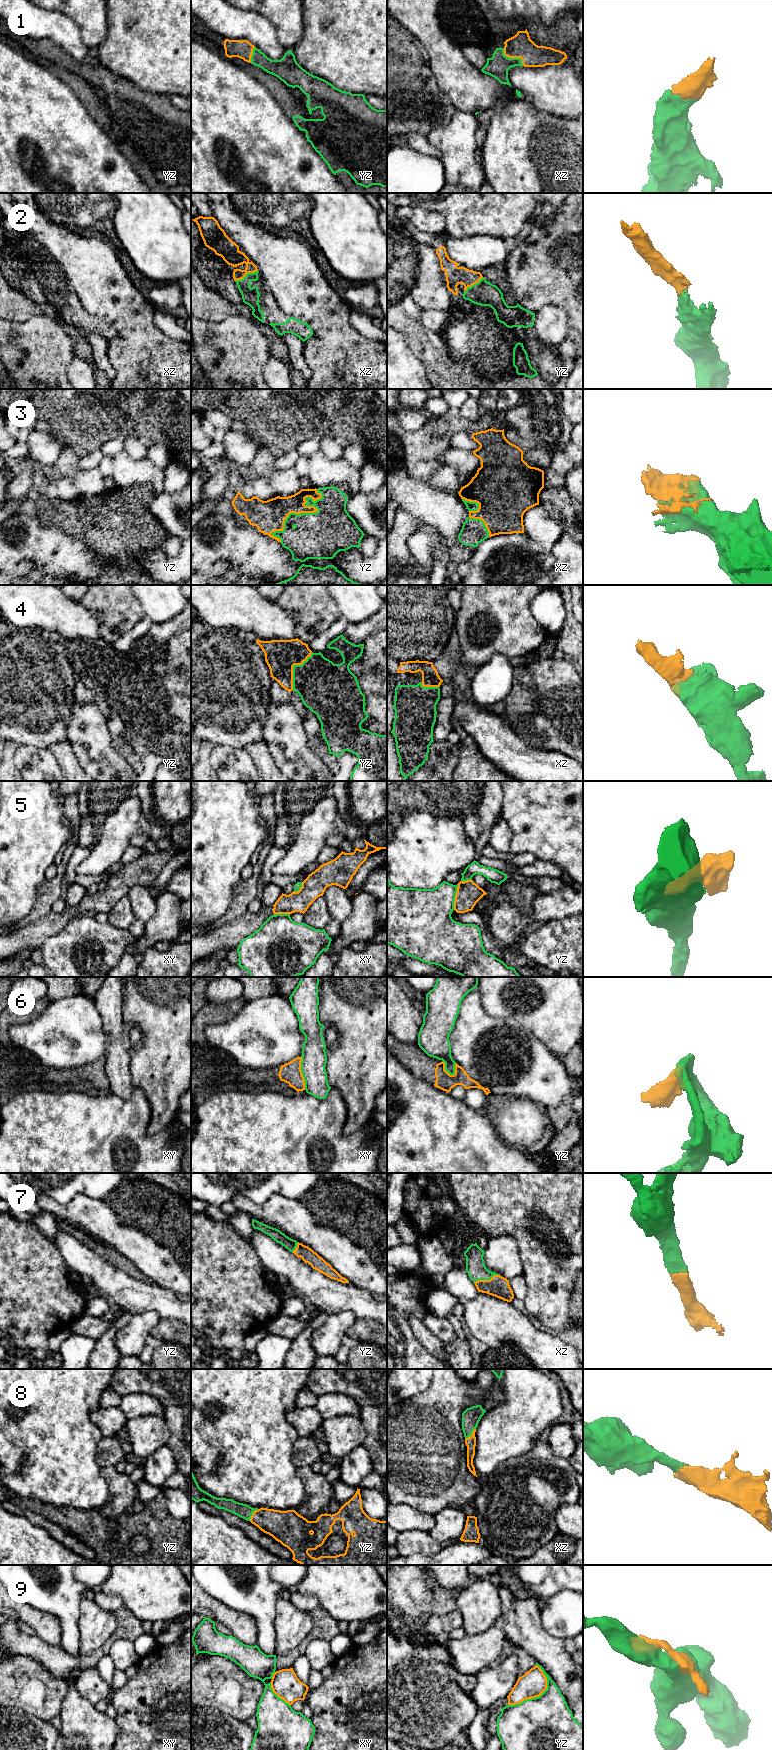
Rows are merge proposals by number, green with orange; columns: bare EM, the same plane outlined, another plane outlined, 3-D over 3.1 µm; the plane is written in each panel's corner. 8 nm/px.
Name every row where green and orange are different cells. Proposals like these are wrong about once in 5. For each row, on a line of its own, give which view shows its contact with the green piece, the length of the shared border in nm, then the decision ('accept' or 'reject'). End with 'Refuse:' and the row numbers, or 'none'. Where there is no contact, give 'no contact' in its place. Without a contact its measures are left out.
1: meets green in xz; contact 220 nm long; accept
2: meets green in xz; contact 200 nm long; accept
3: meets green in yz; contact 550 nm long; accept
4: meets green in yz; contact 340 nm long; accept
5: meets green in yz; contact 220 nm long; reject
6: meets green in xy; contact 280 nm long; reject
7: meets green in xz; contact 220 nm long; accept
8: meets green in xz; contact 130 nm long; accept
9: meets green in yz; contact 400 nm long; reject
Refuse: 5, 6, 9

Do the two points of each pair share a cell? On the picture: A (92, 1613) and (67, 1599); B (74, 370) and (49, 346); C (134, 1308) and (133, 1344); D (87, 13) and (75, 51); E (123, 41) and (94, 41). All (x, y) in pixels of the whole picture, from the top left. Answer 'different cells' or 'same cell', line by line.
A: different cells
B: different cells
C: different cells
D: different cells
E: different cells

